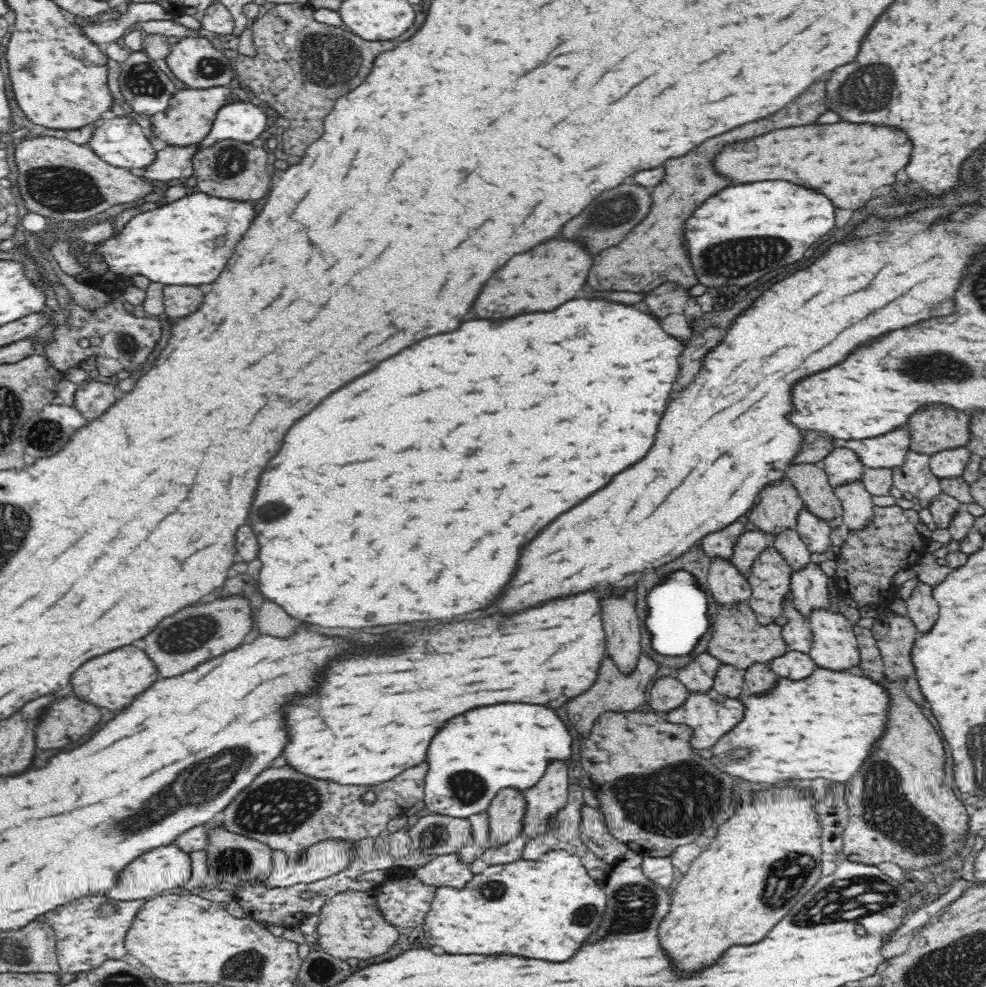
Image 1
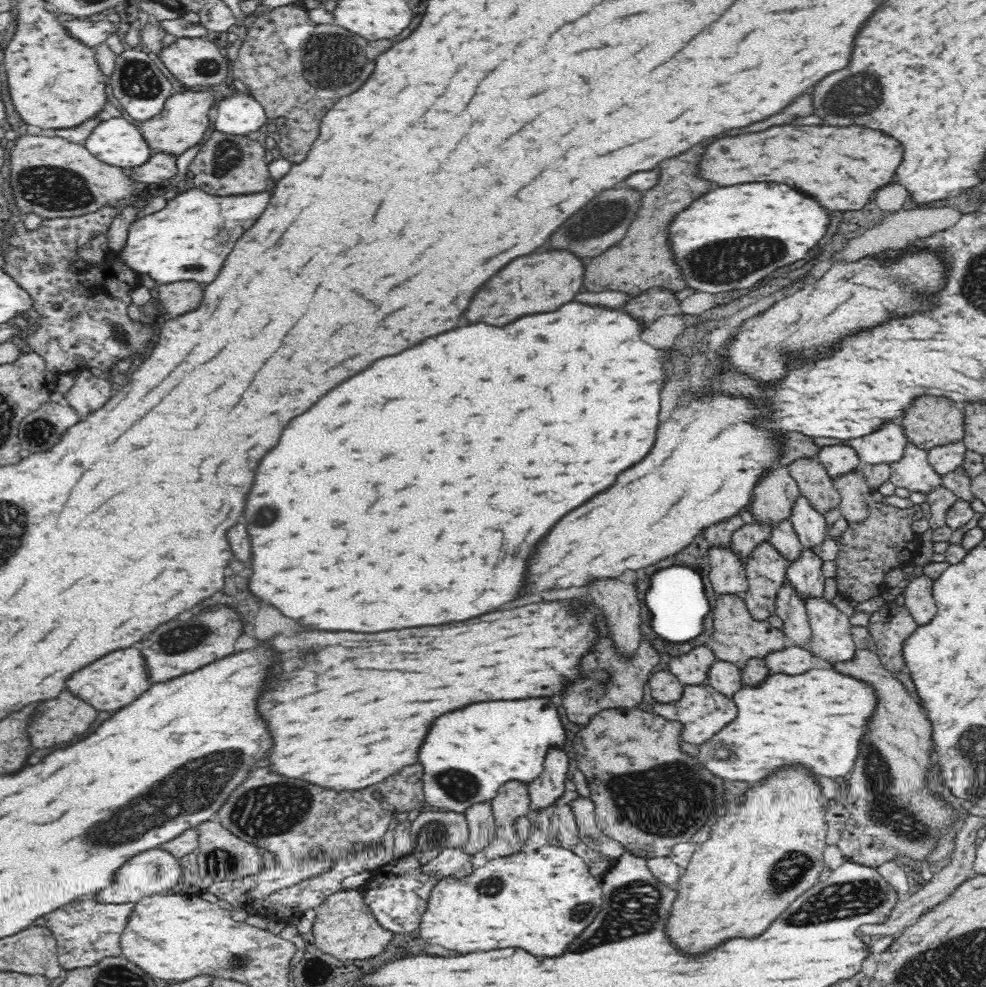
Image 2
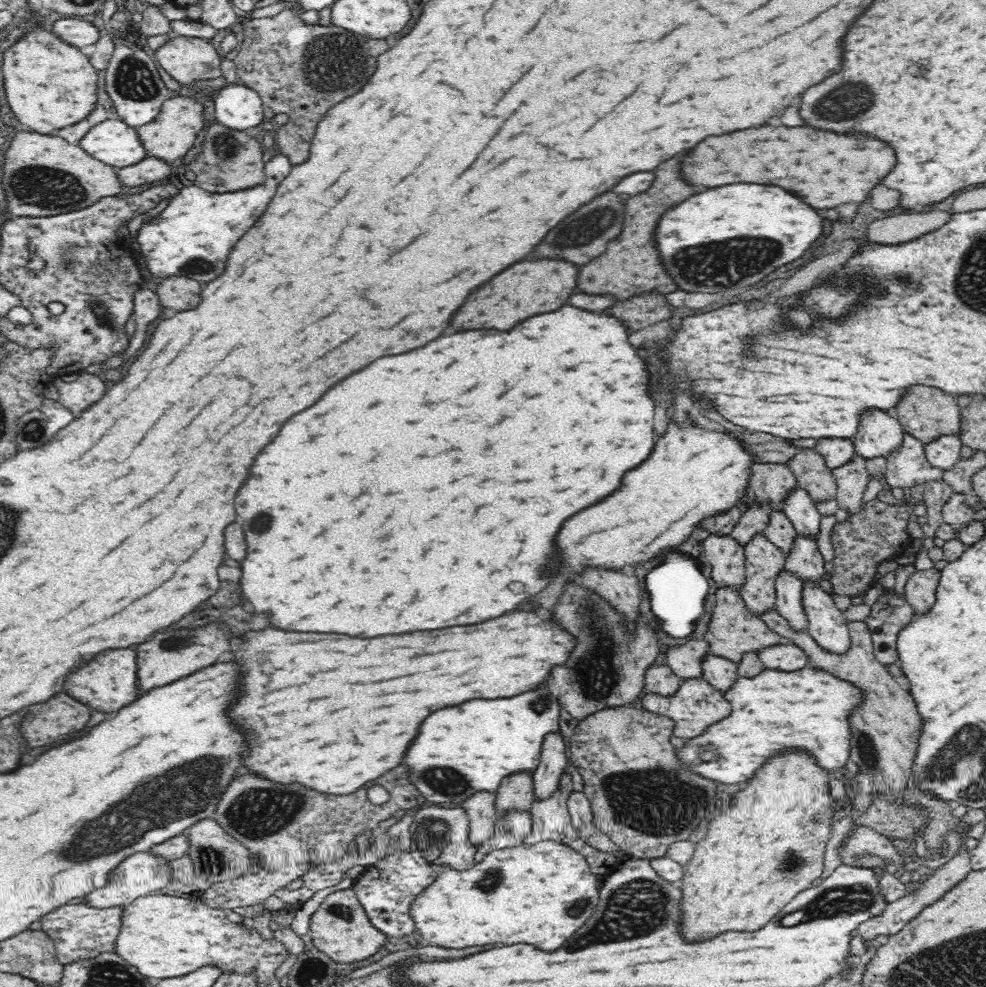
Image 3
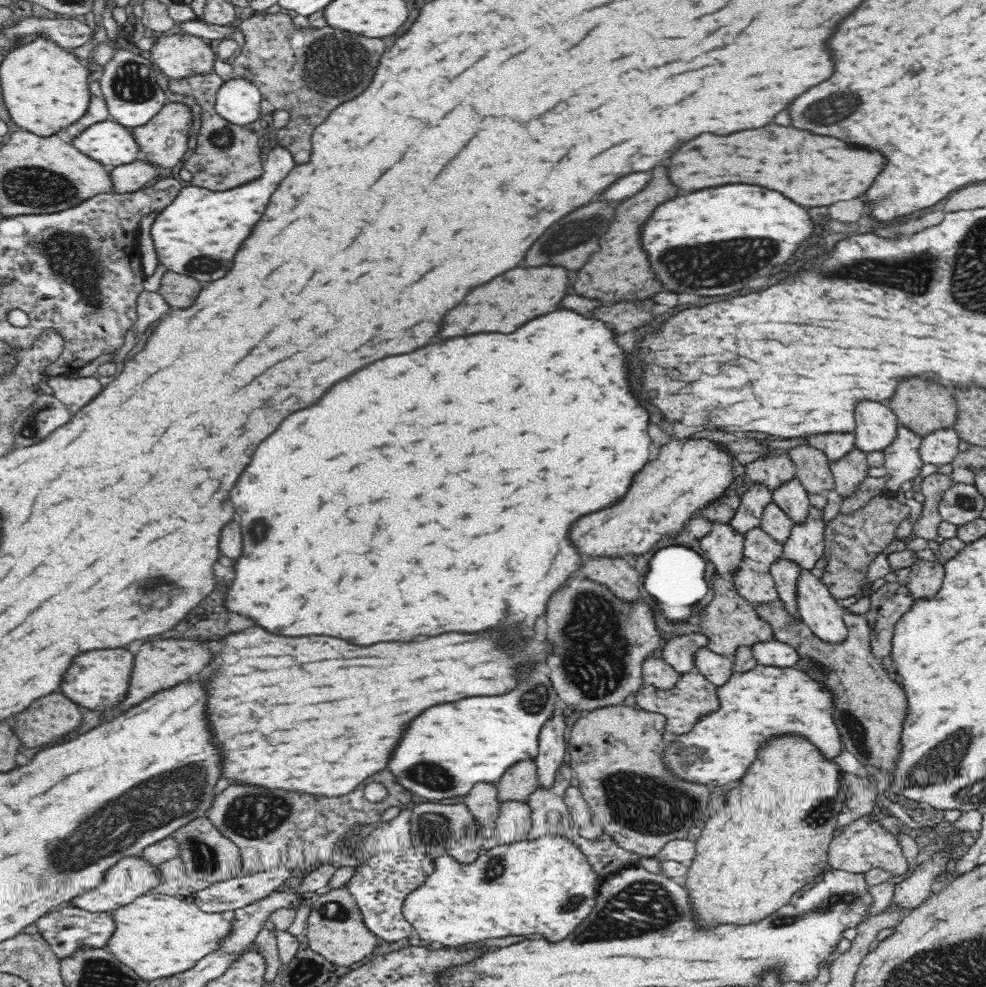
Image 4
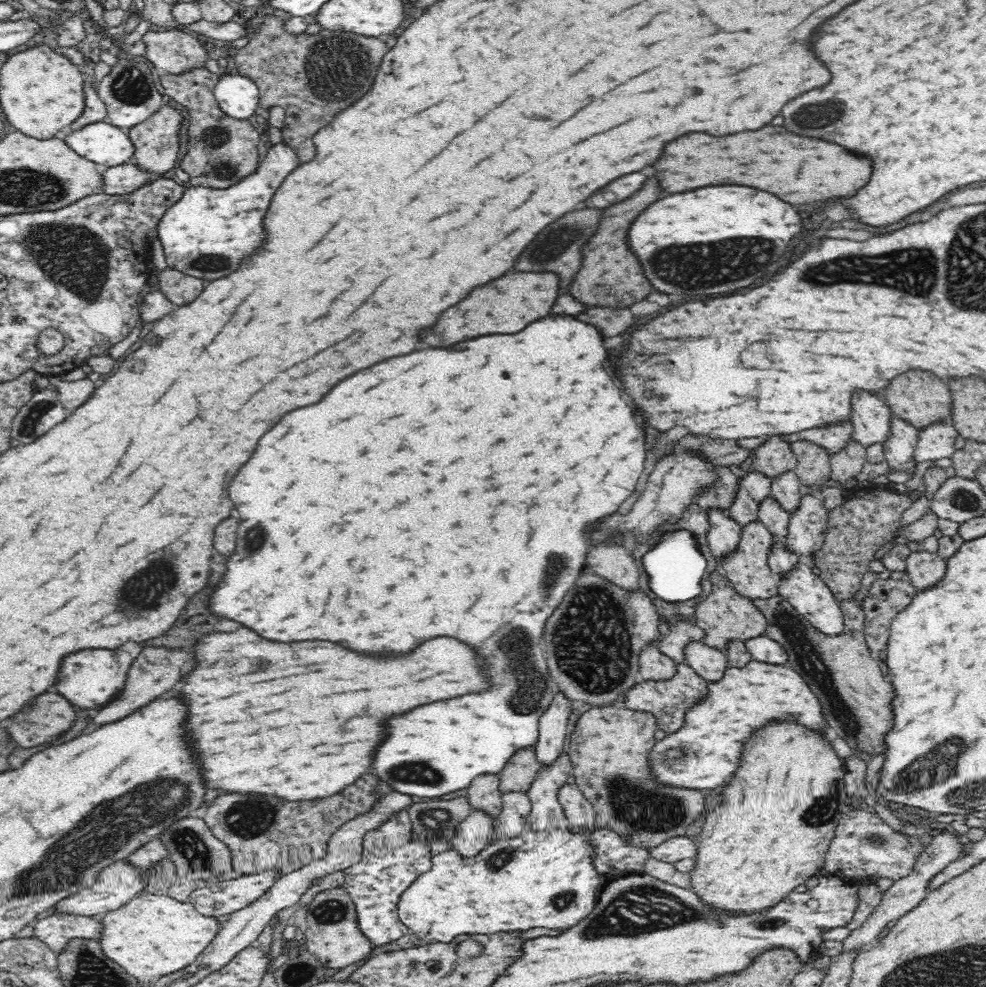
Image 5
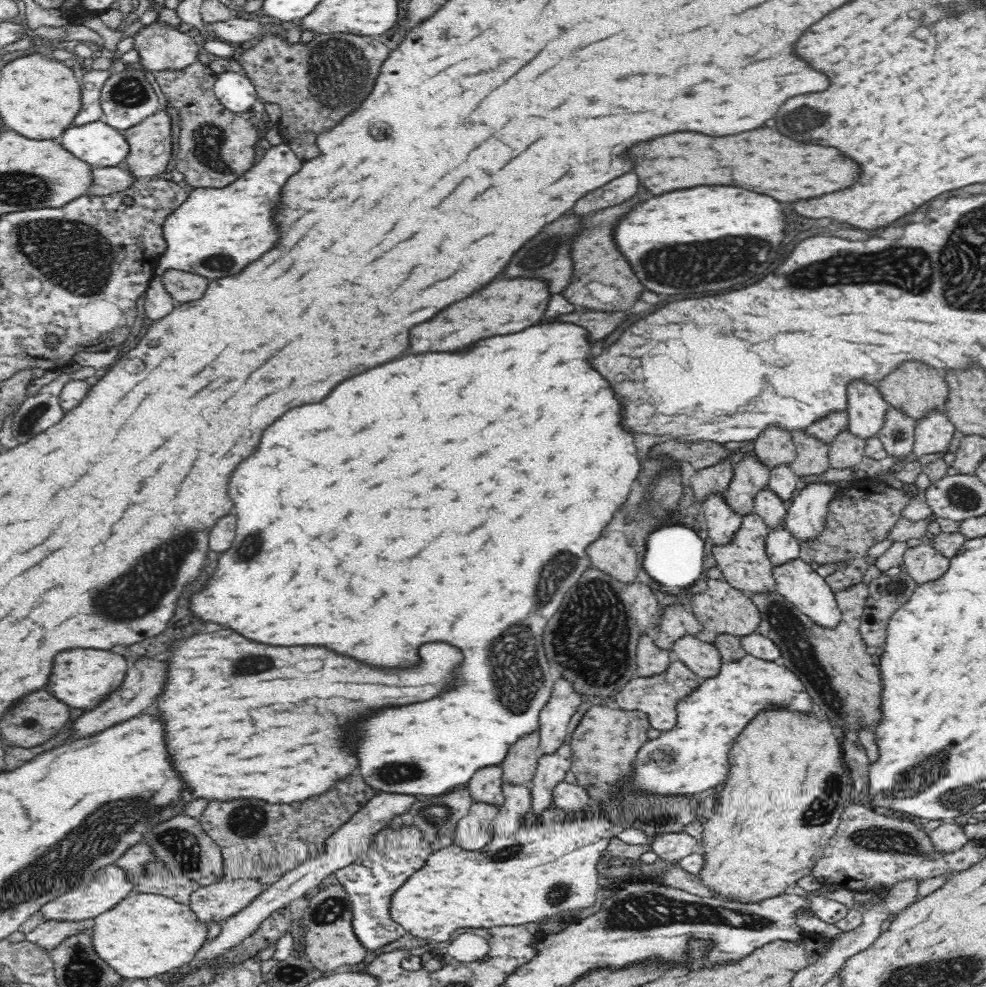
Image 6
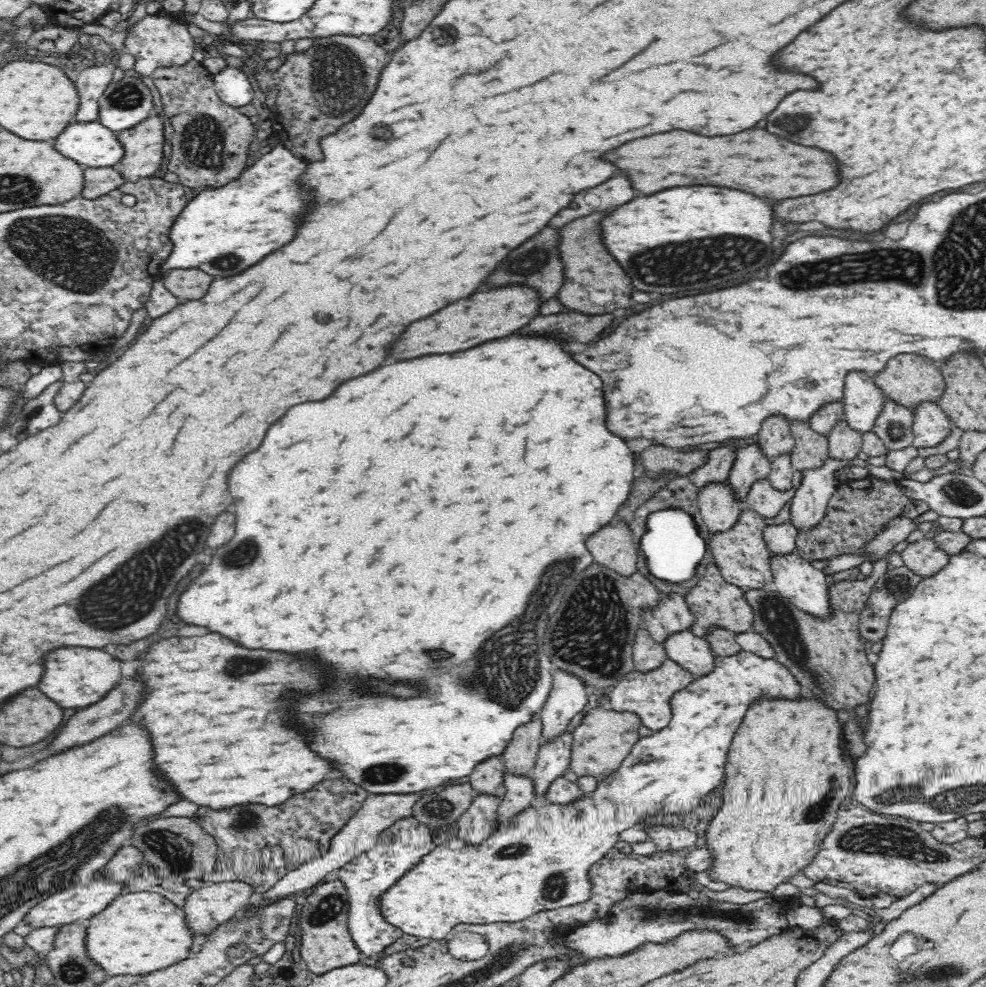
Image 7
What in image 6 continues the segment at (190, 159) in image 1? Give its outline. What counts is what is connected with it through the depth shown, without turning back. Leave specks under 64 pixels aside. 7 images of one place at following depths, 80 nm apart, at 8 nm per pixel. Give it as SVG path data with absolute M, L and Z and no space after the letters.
M124 164L109 167L94 167L94 185L88 190L92 195L109 195L135 186L138 178Z

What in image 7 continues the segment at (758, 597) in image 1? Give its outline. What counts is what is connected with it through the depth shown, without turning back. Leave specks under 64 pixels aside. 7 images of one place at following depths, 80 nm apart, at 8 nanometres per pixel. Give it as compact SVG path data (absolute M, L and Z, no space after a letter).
M746 506L742 508L738 524L732 530L711 536L709 545L713 562L728 584L737 586L743 591L773 587L770 551L763 539L766 527L766 520Z

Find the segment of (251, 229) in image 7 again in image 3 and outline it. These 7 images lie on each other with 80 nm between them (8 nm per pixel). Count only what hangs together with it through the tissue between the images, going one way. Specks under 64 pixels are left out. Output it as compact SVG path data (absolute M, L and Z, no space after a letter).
M276 154L265 163L266 184L258 190L244 190L242 196L236 192L212 194L196 186L179 190L154 218L146 220L134 236L138 250L132 251L137 264L144 264L147 272L156 278L186 276L198 282L210 282L222 274L222 266L238 238L264 214L268 202L276 194L276 186L290 174L292 164L284 154Z

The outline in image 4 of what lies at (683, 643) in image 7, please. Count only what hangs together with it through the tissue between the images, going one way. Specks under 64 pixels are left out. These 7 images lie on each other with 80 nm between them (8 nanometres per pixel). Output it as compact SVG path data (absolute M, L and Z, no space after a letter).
M707 647L701 648L694 654L696 668L715 687L724 686L735 672L732 658L716 654Z

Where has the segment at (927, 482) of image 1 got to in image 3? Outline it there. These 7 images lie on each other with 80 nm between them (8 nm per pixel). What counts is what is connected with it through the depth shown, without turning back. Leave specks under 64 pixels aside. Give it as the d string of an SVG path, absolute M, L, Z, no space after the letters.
M908 433L904 434L904 442L901 450L892 457L886 457L886 488L912 488L912 486L924 487L926 482L936 482L936 480L943 480L944 472L942 468L932 466L925 456L925 447L922 442L918 442L912 438Z

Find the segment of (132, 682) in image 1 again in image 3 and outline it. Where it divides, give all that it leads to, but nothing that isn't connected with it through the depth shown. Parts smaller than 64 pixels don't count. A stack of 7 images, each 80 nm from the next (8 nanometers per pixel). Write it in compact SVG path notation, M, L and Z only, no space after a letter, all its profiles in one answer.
M132 648L108 650L106 654L100 654L94 662L86 664L82 670L70 674L70 678L66 678L64 690L74 698L82 698L80 702L86 702L98 712L116 712L122 706L134 702L142 692L138 684L138 654Z

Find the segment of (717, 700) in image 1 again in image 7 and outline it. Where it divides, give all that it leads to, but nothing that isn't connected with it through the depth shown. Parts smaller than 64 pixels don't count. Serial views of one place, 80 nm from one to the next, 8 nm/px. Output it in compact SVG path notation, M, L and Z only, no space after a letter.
M666 660L665 664L652 670L652 672L630 672L626 678L622 678L614 688L607 691L612 710L618 712L638 713L642 724L653 731L664 730L672 722L672 709L670 700L674 694L692 685L698 676L677 664L674 660Z

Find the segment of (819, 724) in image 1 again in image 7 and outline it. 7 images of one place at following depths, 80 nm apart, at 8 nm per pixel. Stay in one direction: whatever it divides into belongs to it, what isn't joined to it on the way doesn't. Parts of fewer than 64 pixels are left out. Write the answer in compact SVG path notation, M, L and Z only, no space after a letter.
M742 650L741 652L738 652L738 654L734 654L734 656L731 656L731 658L722 658L722 656L717 656L715 660L717 662L716 667L714 667L714 670L710 672L710 674L706 676L699 676L697 680L694 680L692 682L692 685L686 686L684 690L681 690L681 692L678 692L677 694L674 694L674 697L672 700L670 700L670 706L672 709L672 722L670 722L670 726L668 728L665 728L662 730L662 732L654 731L654 736L644 736L641 737L638 742L636 742L636 748L633 748L632 753L628 758L626 758L625 762L622 762L622 766L614 772L614 774L610 774L610 778L608 780L604 780L604 782L597 782L597 789L592 792L592 796L584 796L584 798L580 798L578 802L574 802L574 804L552 804L552 803L546 803L540 808L534 808L530 806L530 808L526 808L524 812L520 812L518 816L514 816L512 818L512 826L510 826L510 829L504 830L502 832L501 830L495 830L494 833L492 833L488 840L485 840L480 844L480 846L468 846L465 844L465 842L462 842L459 840L459 838L449 838L449 841L446 841L446 844L438 845L434 847L434 850L430 852L430 854L426 854L424 858L422 858L422 863L415 867L410 873L407 873L404 878L402 878L396 885L393 886L393 888L381 899L381 906L383 906L382 913L384 913L384 917L386 917L386 921L390 921L390 924L393 926L398 926L404 933L412 936L417 936L420 938L428 938L432 941L436 940L444 940L448 934L450 934L450 931L454 926L458 926L458 924L495 924L500 922L520 922L522 920L526 920L526 918L534 917L534 914L542 913L544 910L558 910L558 908L566 908L566 906L576 906L578 904L589 902L593 898L593 878L591 878L591 870L592 868L597 865L599 861L601 861L601 858L604 858L605 854L610 851L615 842L619 841L619 834L627 829L634 827L634 824L638 824L642 819L645 819L646 817L650 817L652 815L655 815L656 813L688 813L695 808L698 808L698 806L701 806L702 799L704 796L711 792L714 788L717 786L720 786L722 784L722 780L724 780L724 762L726 762L726 752L728 752L728 746L730 746L730 742L732 742L732 738L734 738L734 734L736 734L736 730L740 728L740 724L742 724L742 720L744 720L744 716L746 716L746 712L748 712L748 708L752 708L752 704L756 704L756 702L760 702L760 700L770 700L770 698L782 698L782 700L792 700L792 702L800 702L804 696L802 696L802 688L800 688L800 684L798 684L798 680L782 666L782 664L778 664L778 662L774 662L775 659L762 659L759 658L757 654L752 654L750 652L746 652Z

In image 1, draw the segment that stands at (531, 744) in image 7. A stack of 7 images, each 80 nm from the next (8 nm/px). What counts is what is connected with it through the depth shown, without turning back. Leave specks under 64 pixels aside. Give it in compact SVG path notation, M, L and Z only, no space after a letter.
M511 788L498 792L485 812L491 848L500 848L521 836L521 820L525 810L526 801L523 800L522 792Z

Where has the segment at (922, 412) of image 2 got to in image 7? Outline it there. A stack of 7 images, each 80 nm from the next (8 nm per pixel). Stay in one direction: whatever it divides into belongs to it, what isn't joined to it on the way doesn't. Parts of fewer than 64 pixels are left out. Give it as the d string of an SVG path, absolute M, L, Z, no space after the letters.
M902 358L890 362L890 370L878 374L874 382L888 401L911 412L919 405L938 404L946 388L942 373L938 374L932 362L904 362Z

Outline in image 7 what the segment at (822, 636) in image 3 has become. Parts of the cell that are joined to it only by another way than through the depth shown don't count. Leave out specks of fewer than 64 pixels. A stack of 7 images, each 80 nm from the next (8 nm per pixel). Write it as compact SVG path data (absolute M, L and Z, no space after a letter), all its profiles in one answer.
M790 554L788 557L778 556L771 558L773 589L787 598L794 606L800 610L811 614L819 620L832 620L834 618L834 605L830 601L830 582L822 571L818 571L810 564L810 561L804 560L797 554Z

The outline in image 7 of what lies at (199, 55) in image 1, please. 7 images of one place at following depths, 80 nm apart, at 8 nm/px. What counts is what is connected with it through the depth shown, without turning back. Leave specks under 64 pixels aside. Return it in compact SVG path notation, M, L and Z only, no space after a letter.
M164 10L156 15L144 16L129 28L127 35L124 52L134 56L134 68L144 77L150 77L156 69L185 66L193 60L194 52L196 52L196 46L187 25L172 21Z

